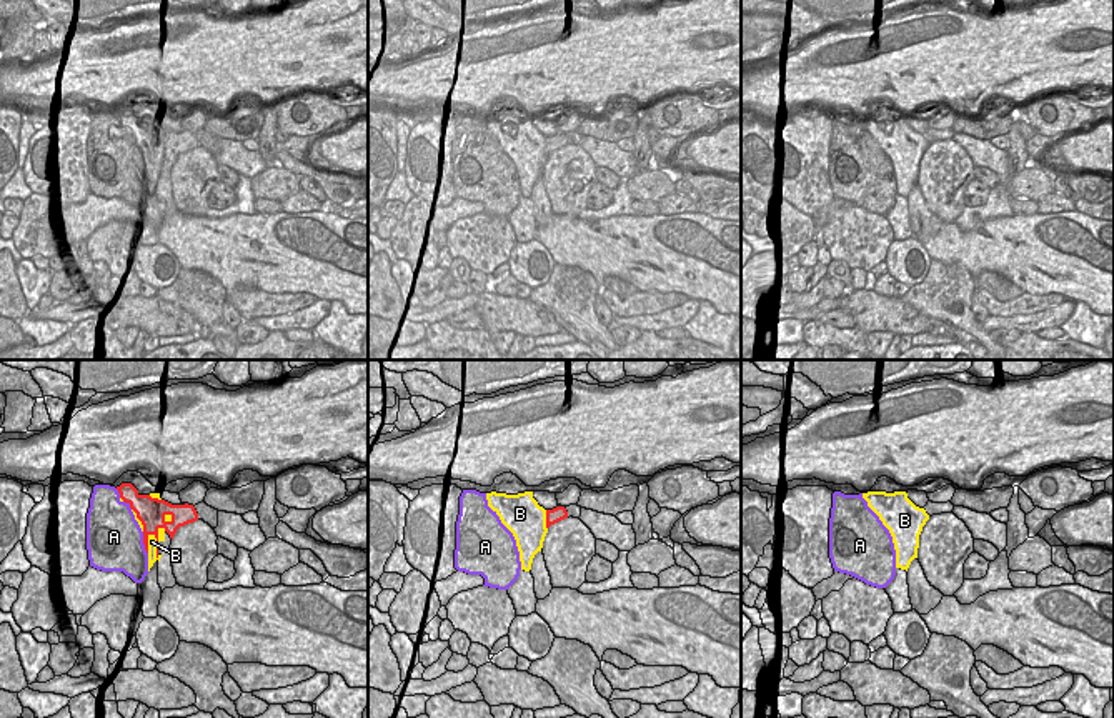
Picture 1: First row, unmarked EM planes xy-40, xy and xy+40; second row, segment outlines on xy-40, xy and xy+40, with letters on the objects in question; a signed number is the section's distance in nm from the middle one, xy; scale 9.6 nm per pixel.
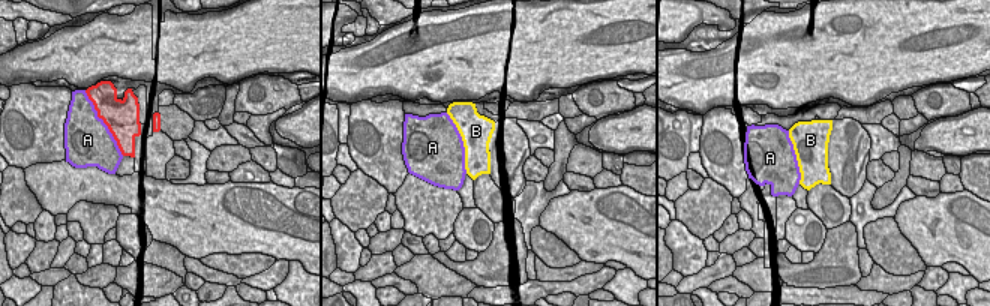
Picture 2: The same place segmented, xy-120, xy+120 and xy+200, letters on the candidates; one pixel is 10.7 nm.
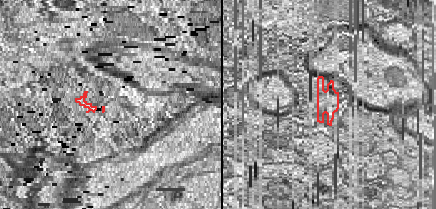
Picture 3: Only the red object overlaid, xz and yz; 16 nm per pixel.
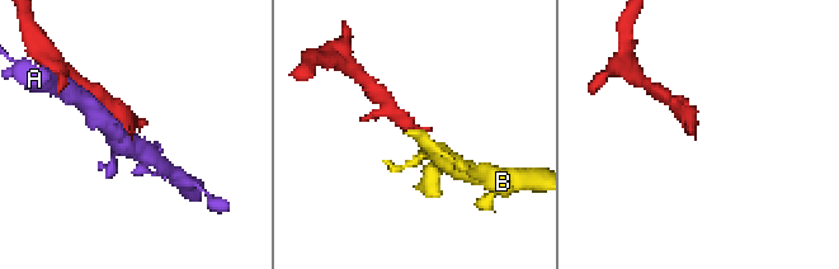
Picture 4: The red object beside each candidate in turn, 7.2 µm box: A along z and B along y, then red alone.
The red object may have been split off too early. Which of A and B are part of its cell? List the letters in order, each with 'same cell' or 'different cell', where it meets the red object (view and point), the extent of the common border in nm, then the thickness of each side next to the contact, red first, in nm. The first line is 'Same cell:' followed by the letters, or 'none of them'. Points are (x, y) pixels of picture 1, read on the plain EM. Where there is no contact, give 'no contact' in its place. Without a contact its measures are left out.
Same cell: B
A: different cell | xy-40 (144, 170) | 220 nm | 200/480 nm
B: same cell | xy-40 (157, 169) | 320 nm | 240/100 nm

